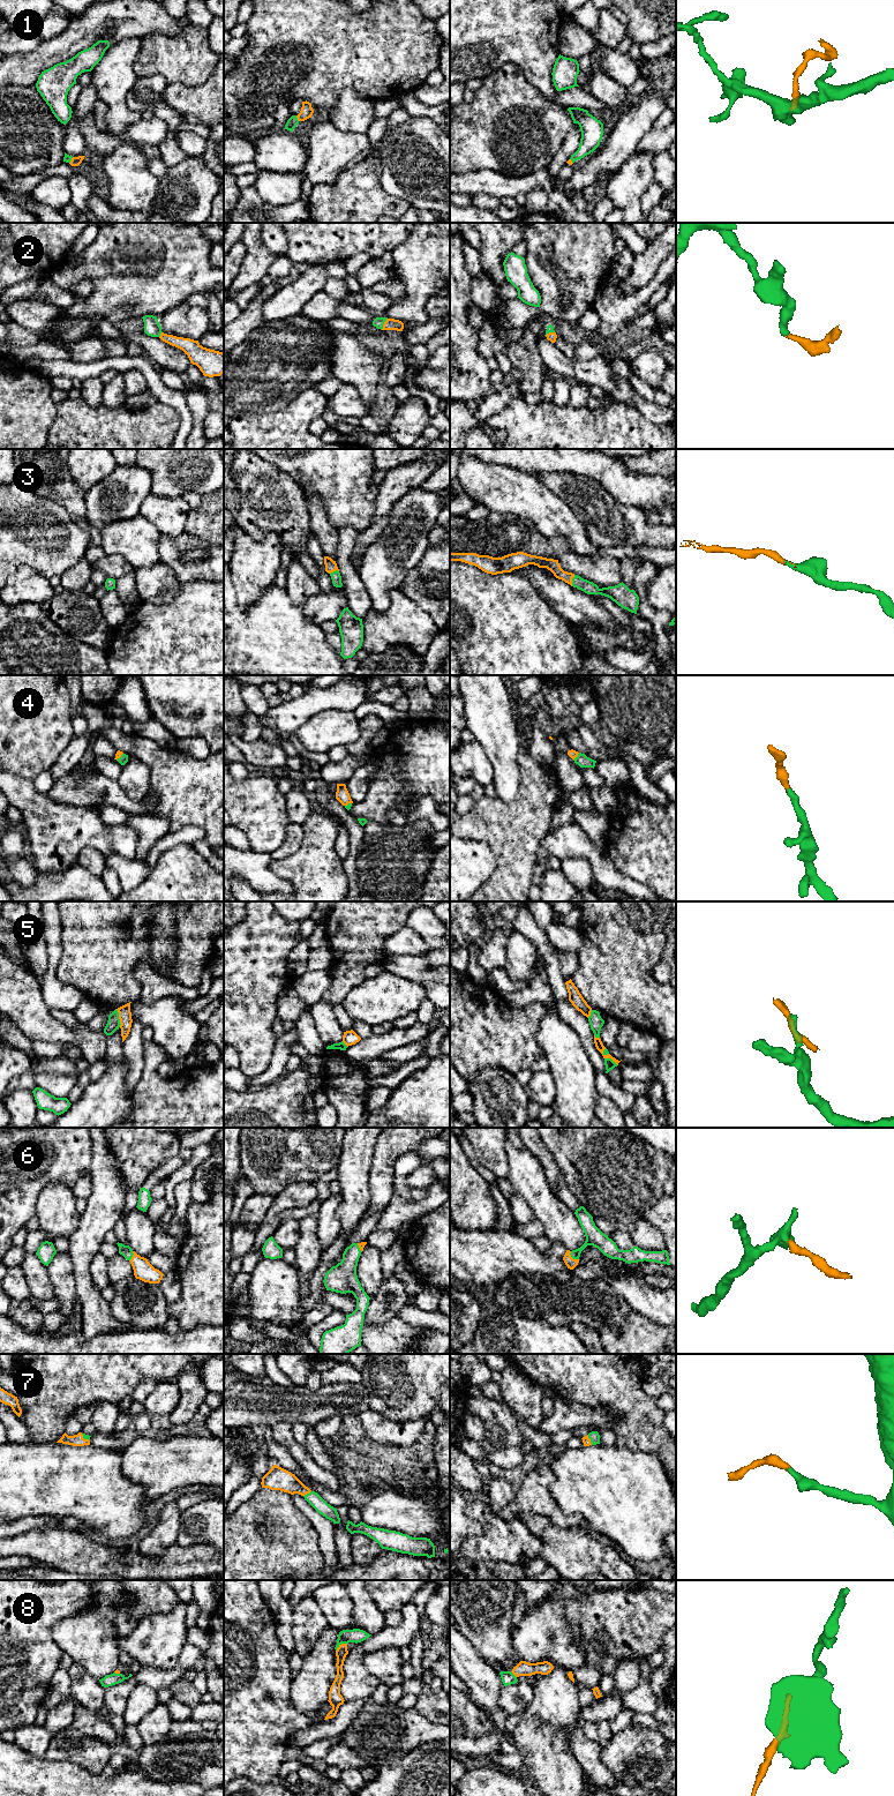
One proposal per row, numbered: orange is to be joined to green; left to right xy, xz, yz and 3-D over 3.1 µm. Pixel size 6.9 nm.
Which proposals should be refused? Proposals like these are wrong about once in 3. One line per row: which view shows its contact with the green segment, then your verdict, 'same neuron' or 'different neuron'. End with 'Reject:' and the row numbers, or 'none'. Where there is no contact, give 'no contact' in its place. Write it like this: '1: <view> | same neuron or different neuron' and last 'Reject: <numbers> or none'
1: xz | same neuron
2: xz | same neuron
3: yz | same neuron
4: xy | same neuron
5: xy | different neuron
6: yz | same neuron
7: xz | same neuron
8: xz | different neuron
Reject: 5, 8

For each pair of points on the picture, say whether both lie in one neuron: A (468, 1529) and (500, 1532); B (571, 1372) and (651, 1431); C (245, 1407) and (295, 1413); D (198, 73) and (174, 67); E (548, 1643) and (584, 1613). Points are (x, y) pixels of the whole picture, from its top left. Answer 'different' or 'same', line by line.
A: different
B: same
C: same
D: same
E: different

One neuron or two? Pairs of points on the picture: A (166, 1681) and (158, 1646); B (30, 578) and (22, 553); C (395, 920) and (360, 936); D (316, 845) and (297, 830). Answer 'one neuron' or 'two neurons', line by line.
A: two neurons
B: two neurons
C: one neuron
D: two neurons

